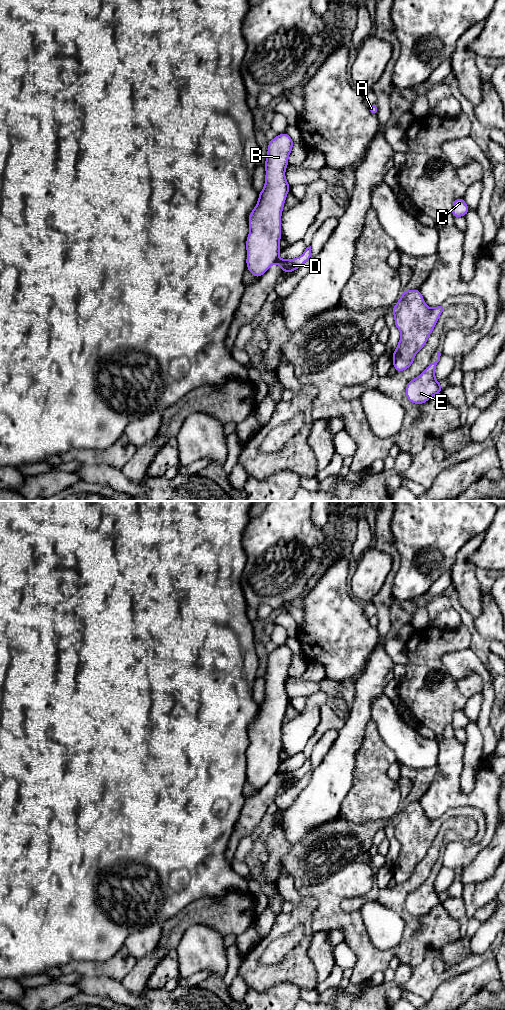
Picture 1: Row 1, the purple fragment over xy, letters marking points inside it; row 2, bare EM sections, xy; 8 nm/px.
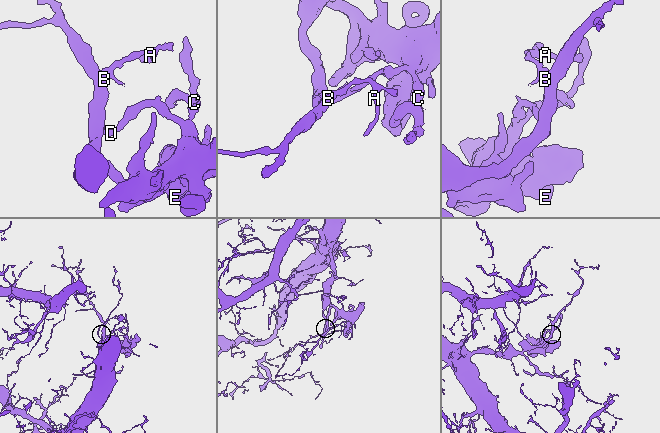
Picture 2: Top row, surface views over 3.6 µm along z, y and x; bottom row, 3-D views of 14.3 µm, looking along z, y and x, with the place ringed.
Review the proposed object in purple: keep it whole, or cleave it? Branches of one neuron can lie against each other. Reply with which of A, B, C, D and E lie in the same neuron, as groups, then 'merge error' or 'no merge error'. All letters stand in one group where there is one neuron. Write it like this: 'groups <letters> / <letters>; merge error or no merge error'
groups A B / C D E; merge error

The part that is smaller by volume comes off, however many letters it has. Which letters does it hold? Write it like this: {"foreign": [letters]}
{"foreign": ["C", "D", "E"]}

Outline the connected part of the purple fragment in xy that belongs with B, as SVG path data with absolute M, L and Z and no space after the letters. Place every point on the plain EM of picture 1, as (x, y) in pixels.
M287 645L279 646L268 655L265 698L249 727L250 743L246 752L247 781L256 790L279 772L281 727L290 701L285 682L293 657Z

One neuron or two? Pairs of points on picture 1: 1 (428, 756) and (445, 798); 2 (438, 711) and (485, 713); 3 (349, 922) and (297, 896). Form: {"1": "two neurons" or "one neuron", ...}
{"1": "two neurons", "2": "two neurons", "3": "one neuron"}

